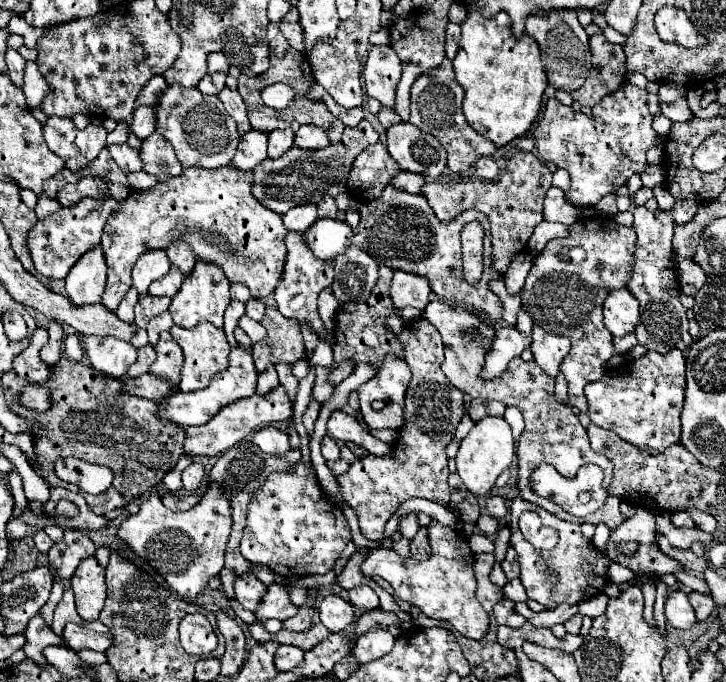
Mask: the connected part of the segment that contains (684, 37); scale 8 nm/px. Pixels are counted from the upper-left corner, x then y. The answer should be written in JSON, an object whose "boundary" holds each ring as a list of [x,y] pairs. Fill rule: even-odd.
{"boundary":[[[663,7],[655,15],[655,29],[661,41],[665,43],[677,43],[687,49],[701,47],[707,43],[705,35],[697,33],[693,23],[689,21],[687,13],[679,7]]]}

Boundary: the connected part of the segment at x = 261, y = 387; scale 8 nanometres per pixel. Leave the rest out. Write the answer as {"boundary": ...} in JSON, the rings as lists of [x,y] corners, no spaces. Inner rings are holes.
{"boundary":[[[269,365],[265,371],[259,373],[259,385],[257,385],[257,393],[259,395],[265,395],[269,393],[273,387],[277,387],[279,381],[277,381],[277,371],[275,371],[275,365]]]}

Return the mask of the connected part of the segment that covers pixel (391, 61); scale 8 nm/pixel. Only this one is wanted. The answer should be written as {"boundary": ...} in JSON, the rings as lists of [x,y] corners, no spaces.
{"boundary":[[[373,45],[365,69],[365,89],[369,97],[375,97],[381,105],[391,107],[395,103],[395,87],[401,79],[401,61],[391,45]]]}

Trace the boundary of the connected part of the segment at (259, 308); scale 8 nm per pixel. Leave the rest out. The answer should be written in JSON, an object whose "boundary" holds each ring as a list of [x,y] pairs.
{"boundary":[[[251,297],[251,299],[245,303],[245,315],[249,315],[251,319],[261,321],[261,319],[263,319],[263,313],[265,313],[265,305],[263,305],[259,299]]]}

